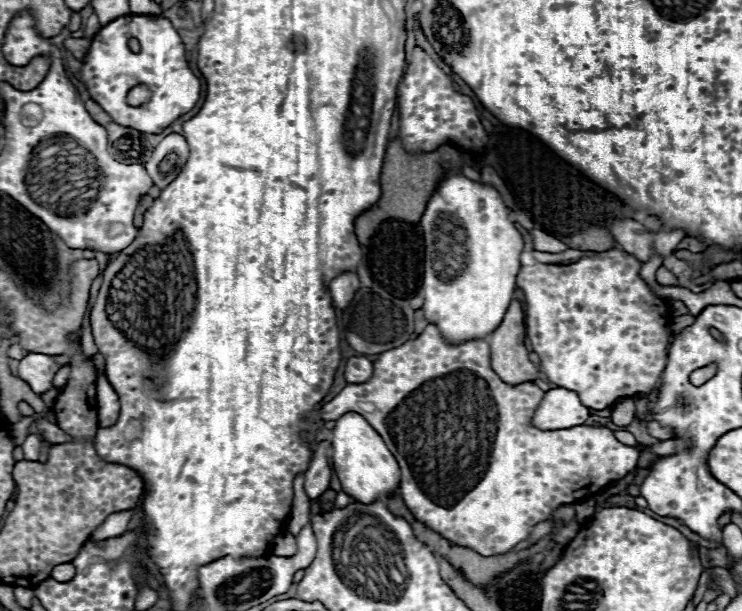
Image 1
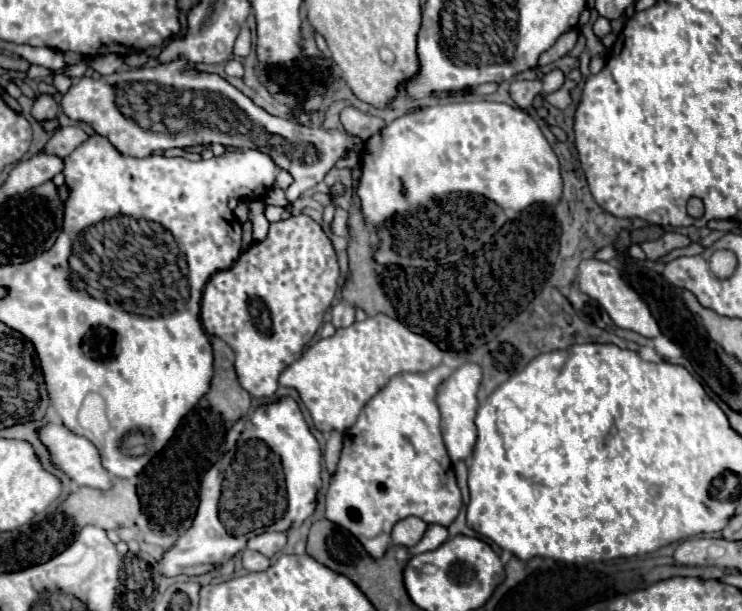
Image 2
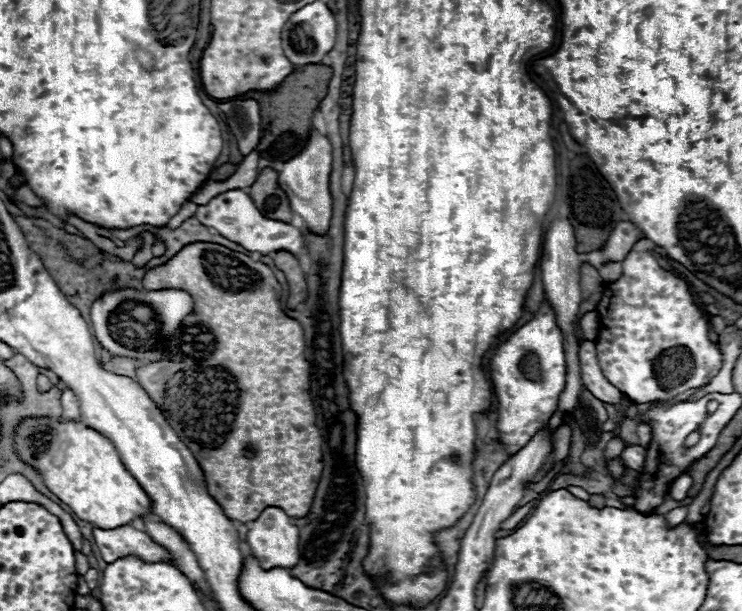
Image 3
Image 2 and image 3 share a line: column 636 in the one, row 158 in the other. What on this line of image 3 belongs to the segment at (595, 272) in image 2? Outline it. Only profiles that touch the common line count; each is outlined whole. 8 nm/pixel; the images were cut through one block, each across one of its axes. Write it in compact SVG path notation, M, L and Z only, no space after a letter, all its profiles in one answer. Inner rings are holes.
M312 130L306 148L292 160L284 162L284 168L278 174L280 188L288 194L292 202L292 212L302 216L308 228L314 234L324 236L330 228L332 218L332 194L330 194L330 172L332 172L332 146L330 140L316 130Z

